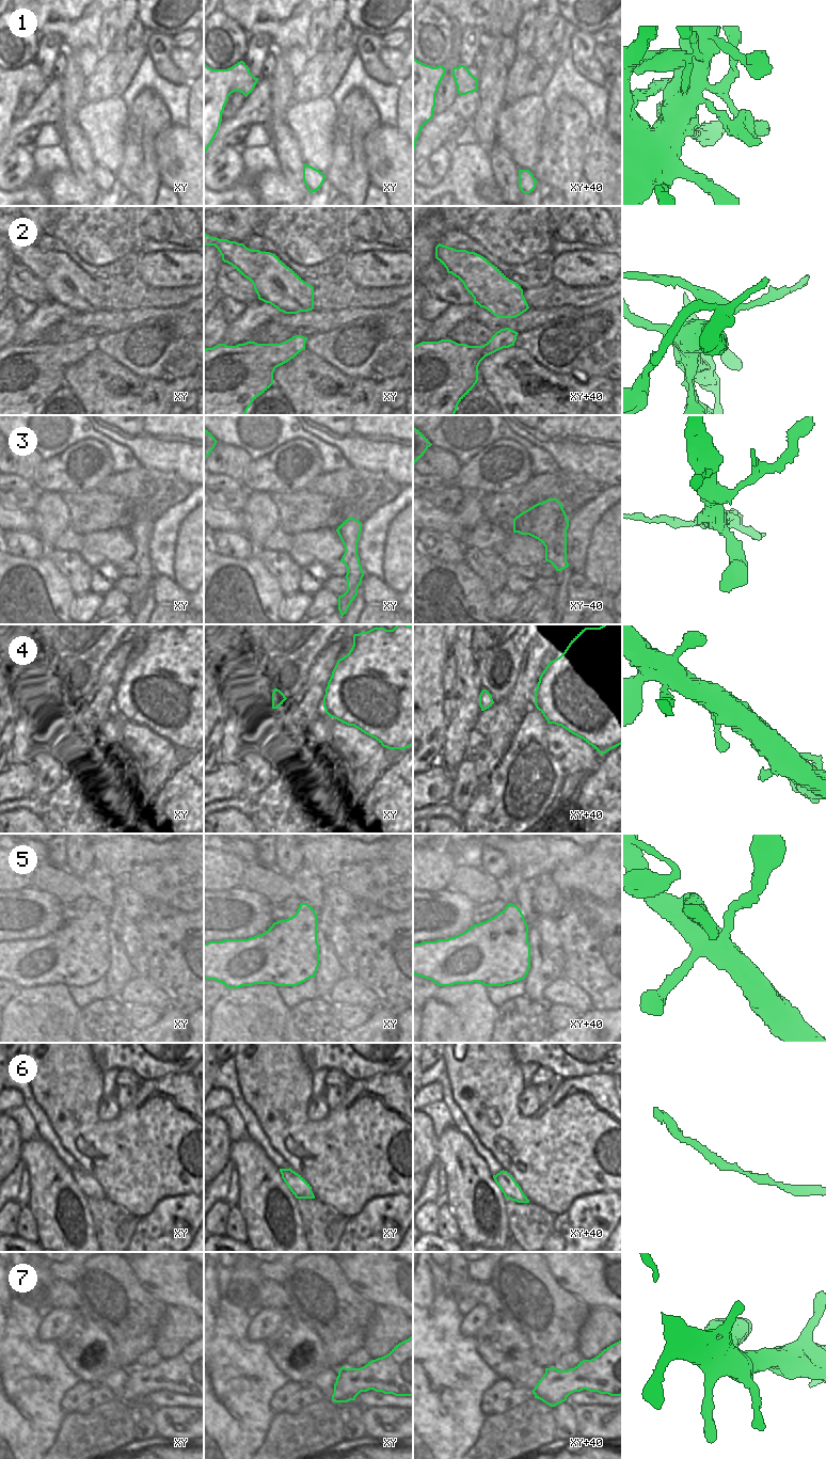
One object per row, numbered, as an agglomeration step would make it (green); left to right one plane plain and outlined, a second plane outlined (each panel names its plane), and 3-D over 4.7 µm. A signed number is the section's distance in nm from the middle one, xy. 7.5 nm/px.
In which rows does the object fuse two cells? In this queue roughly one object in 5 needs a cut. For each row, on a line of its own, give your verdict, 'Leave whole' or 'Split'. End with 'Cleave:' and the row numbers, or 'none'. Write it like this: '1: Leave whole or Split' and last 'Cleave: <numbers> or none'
1: Leave whole
2: Leave whole
3: Leave whole
4: Leave whole
5: Leave whole
6: Leave whole
7: Leave whole
Cleave: none

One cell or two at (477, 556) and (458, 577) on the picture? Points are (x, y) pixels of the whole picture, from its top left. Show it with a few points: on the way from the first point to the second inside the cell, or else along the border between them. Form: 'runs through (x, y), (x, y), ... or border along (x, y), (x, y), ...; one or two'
border along (463, 560), (485, 584); two

